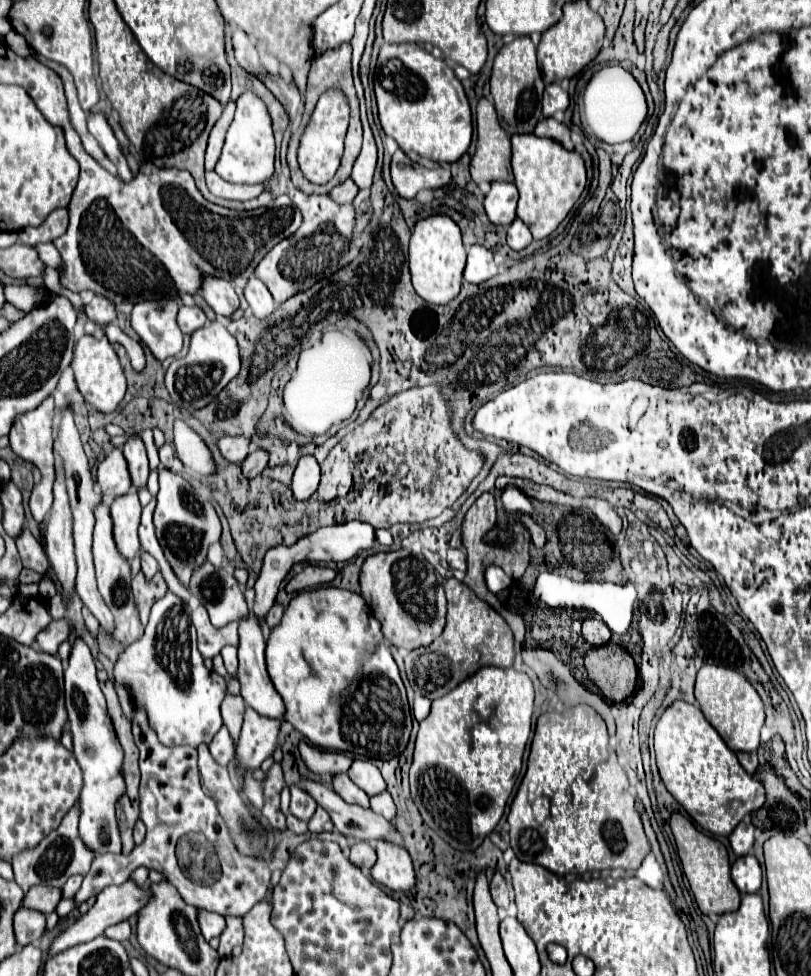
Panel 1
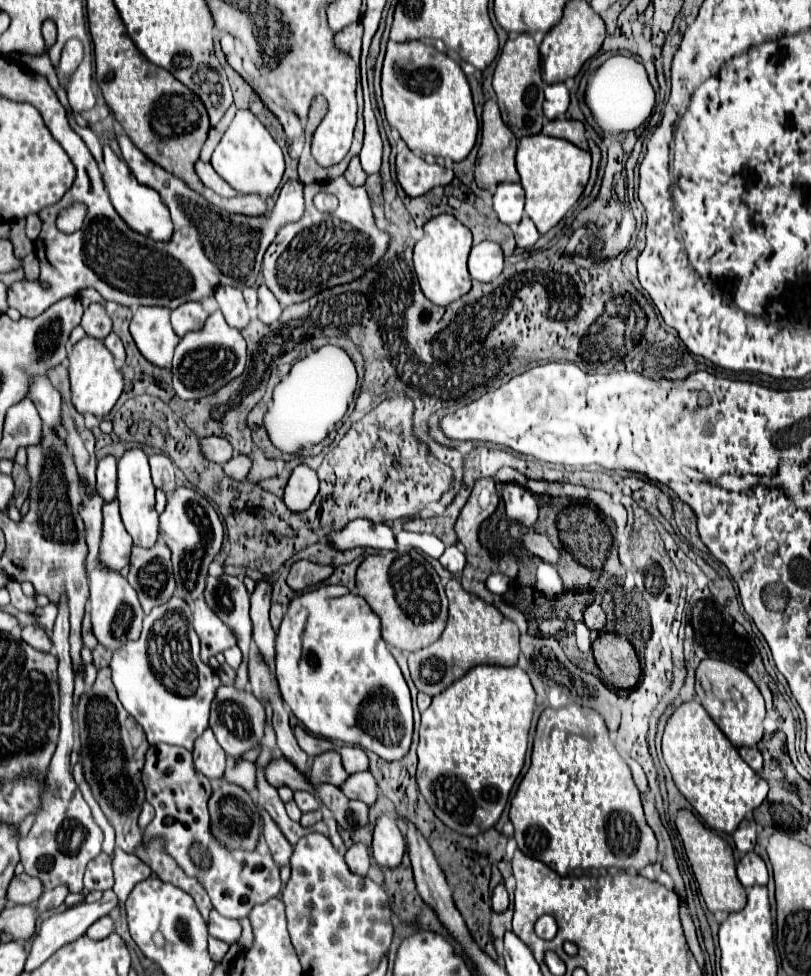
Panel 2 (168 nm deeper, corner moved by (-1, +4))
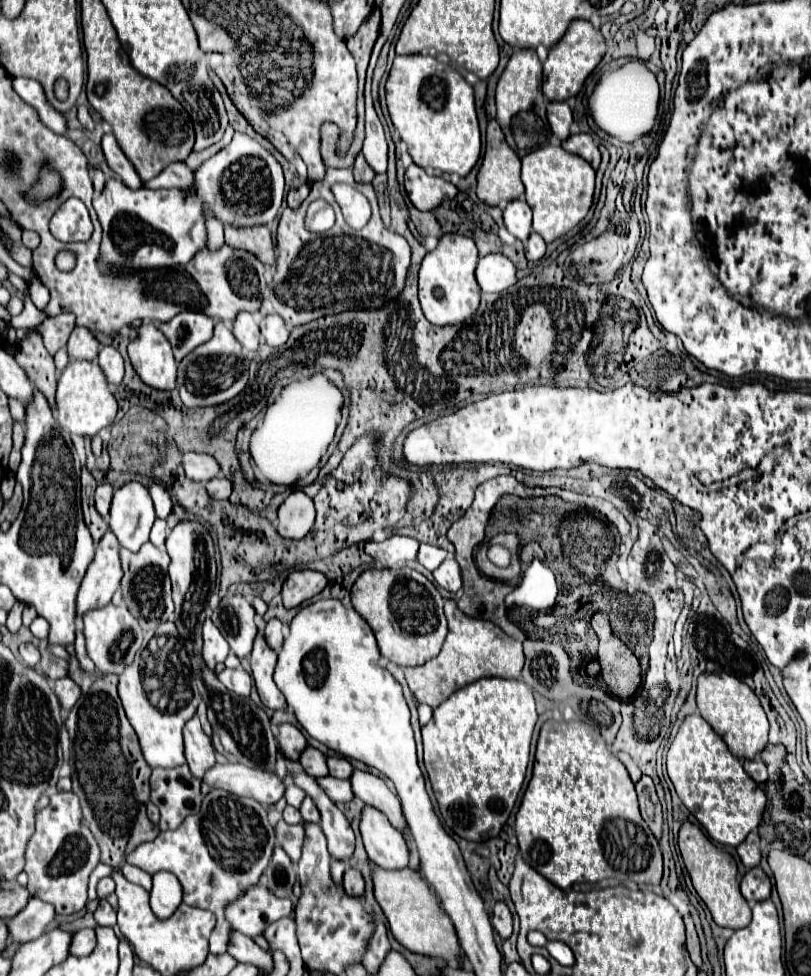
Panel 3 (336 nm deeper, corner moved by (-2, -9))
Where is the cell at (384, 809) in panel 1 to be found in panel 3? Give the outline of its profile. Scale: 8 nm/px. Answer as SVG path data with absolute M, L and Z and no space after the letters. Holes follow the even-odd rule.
M322 777L322 779L318 779L318 785L326 791L326 795L334 803L350 803L354 799L350 781L340 781L336 777Z

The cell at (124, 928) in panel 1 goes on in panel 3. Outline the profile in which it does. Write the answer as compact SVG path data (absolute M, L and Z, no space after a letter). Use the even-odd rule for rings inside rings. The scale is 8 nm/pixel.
M80 929L80 931L76 931L76 939L72 939L70 953L84 957L84 955L90 955L94 947L96 947L96 931L94 929Z

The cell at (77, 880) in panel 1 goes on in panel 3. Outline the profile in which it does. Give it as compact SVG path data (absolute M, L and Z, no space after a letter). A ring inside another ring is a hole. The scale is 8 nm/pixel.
M30 899L24 911L20 911L20 915L8 921L8 929L16 943L28 943L40 937L46 931L46 927L54 921L54 917L56 917L56 911L52 903Z

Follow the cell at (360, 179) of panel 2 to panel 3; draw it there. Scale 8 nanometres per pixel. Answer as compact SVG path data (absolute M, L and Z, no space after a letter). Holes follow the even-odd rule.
M358 155L354 161L354 179L358 183L370 183L374 179L374 171L368 167L368 163L364 161L362 155Z

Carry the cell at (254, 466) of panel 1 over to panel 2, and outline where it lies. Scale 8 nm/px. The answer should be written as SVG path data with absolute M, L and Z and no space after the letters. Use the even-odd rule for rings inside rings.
M241 454L233 456L227 464L223 464L223 472L233 480L245 480L249 474L249 468L251 468L251 460Z

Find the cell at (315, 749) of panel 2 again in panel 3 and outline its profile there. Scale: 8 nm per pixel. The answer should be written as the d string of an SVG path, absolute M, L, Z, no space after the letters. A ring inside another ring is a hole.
M280 725L280 737L278 737L278 747L288 755L292 757L292 761L298 761L300 755L304 753L304 749L308 747L308 741L306 737L302 735L300 729L296 729L294 725Z

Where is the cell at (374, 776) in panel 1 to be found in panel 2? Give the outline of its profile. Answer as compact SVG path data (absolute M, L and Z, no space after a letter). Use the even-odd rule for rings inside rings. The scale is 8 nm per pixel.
M343 746L339 750L341 754L341 760L343 760L343 768L353 774L353 772L363 772L367 770L369 766L369 760L367 760L367 754L361 750L361 748L355 748L355 746Z

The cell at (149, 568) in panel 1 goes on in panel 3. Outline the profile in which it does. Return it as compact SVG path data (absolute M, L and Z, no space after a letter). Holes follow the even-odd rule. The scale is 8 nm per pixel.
M130 481L114 491L114 501L110 507L110 529L122 547L138 551L148 541L154 521L156 513L152 497L140 481Z

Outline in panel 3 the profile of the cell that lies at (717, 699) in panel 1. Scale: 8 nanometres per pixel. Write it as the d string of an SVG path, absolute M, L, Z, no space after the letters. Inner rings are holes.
M702 673L698 677L698 689L696 689L696 703L700 715L710 723L710 727L724 739L732 755L738 759L754 759L768 743L768 719L766 713L754 695L754 691L738 681L732 675L714 675L714 673Z

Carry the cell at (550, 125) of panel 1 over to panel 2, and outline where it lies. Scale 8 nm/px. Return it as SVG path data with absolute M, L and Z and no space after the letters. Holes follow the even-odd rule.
M551 120L543 126L543 134L563 138L583 150L589 150L589 144L585 140L585 126L579 120Z

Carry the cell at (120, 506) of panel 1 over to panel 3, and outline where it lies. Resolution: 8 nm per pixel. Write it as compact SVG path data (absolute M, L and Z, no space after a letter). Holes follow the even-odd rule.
M108 529L96 545L96 557L82 581L78 593L78 617L82 619L88 609L108 605L114 591L120 587L122 575L124 571L120 563L120 543Z

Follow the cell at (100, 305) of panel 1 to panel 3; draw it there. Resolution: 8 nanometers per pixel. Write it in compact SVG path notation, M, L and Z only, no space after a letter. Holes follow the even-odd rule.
M76 327L68 339L68 355L70 359L88 359L88 361L96 361L98 359L98 349L100 343L94 335L94 331L84 329L84 327Z

